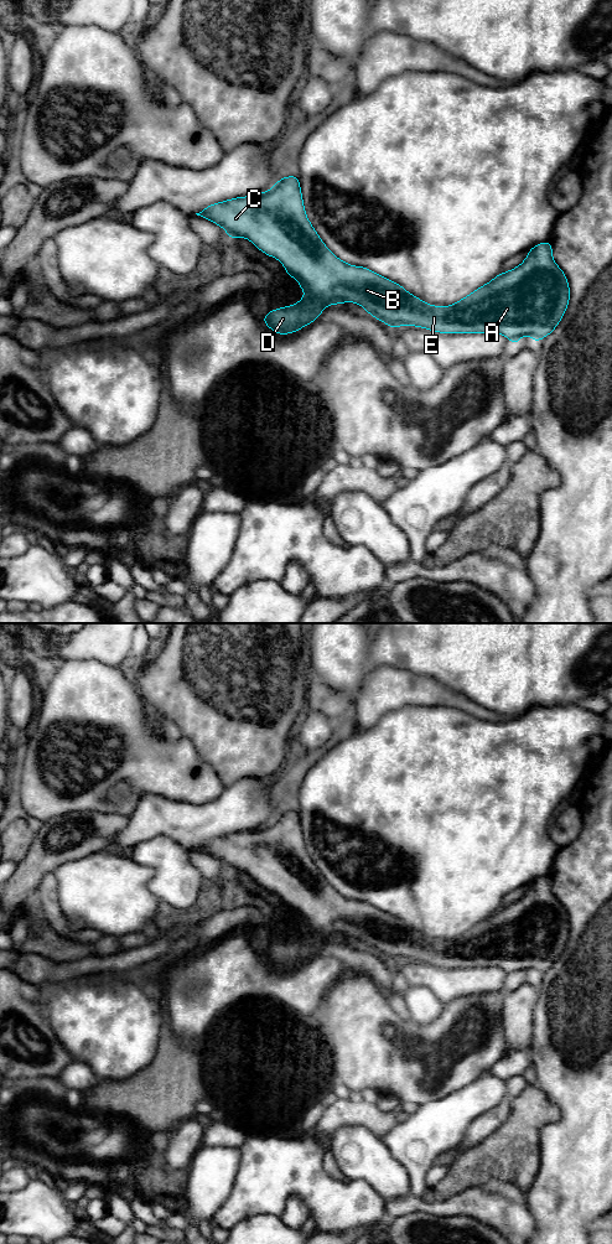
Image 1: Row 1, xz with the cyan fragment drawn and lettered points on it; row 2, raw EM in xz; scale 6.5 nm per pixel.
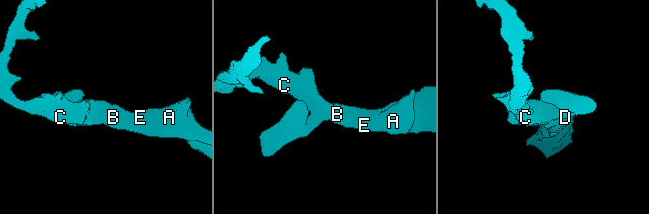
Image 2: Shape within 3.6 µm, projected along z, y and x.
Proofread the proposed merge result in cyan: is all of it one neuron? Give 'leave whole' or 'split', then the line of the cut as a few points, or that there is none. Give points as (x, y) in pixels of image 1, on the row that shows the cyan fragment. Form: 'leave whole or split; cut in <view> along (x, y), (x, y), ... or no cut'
leave whole; no cut

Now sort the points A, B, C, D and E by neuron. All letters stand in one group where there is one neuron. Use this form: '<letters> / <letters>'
A B C D E

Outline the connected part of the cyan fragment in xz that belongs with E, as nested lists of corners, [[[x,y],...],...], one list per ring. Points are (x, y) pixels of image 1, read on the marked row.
[[[299,176],[280,178],[266,192],[218,202],[196,214],[221,226],[230,239],[249,239],[260,252],[278,259],[287,276],[299,281],[305,296],[295,305],[271,310],[263,317],[264,323],[281,336],[310,325],[330,305],[351,301],[391,328],[416,326],[440,333],[501,333],[518,344],[522,336],[530,336],[534,342],[549,336],[570,300],[567,278],[553,259],[550,242],[543,242],[529,250],[520,265],[501,273],[451,306],[429,305],[395,281],[338,259],[306,216]]]

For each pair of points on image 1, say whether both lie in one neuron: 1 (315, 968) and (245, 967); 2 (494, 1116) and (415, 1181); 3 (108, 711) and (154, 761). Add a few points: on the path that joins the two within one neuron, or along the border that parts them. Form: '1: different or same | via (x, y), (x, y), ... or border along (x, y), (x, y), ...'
1: same | via (297, 979), (263, 979)
2: different | border along (468, 1126), (461, 1141), (449, 1156)
3: same | via (117, 724), (141, 749)

